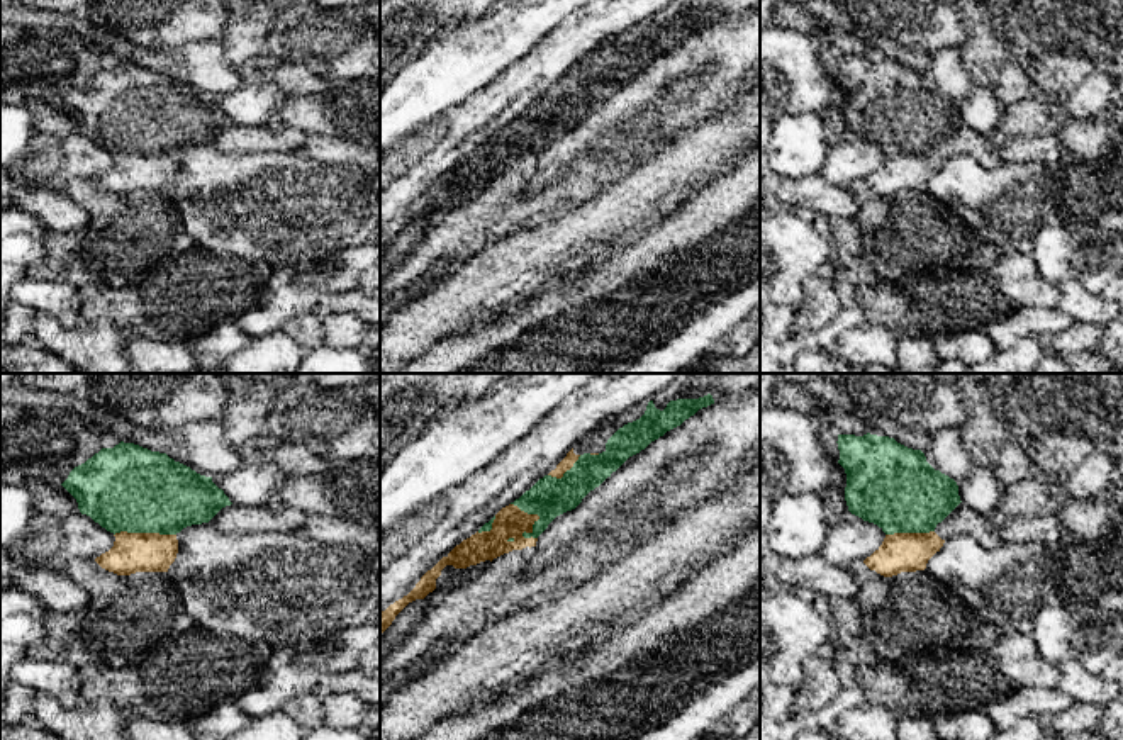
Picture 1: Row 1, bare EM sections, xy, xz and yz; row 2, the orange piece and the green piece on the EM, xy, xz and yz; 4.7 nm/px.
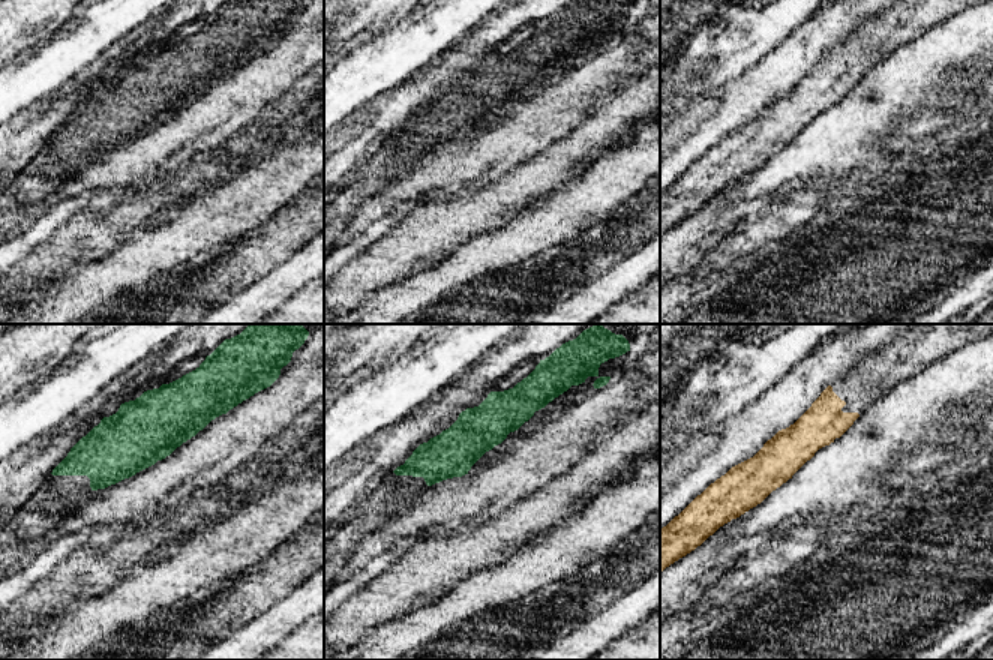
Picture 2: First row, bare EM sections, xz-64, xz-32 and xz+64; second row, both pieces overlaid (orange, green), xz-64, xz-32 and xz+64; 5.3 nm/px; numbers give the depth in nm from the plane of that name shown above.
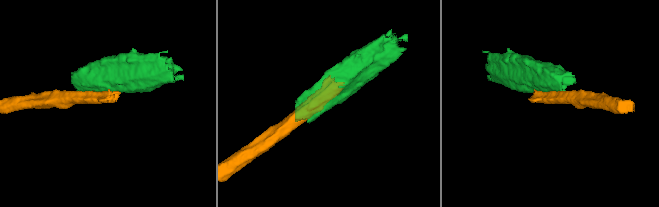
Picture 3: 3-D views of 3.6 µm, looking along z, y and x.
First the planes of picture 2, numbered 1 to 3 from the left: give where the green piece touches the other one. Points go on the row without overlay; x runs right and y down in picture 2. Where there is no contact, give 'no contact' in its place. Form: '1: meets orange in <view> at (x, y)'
1: no contact
2: no contact
3: no contact

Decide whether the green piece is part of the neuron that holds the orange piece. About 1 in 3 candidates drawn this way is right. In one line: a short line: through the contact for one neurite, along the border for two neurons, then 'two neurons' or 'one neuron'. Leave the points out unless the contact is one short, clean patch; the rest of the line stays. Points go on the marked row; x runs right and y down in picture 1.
two neurons

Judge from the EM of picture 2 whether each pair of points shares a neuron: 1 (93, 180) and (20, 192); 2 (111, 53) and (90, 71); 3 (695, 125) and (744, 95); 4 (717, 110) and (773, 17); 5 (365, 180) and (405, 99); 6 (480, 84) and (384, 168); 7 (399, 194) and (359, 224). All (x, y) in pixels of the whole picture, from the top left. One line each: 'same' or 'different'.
1: different
2: same
3: same
4: different
5: different
6: same
7: same

